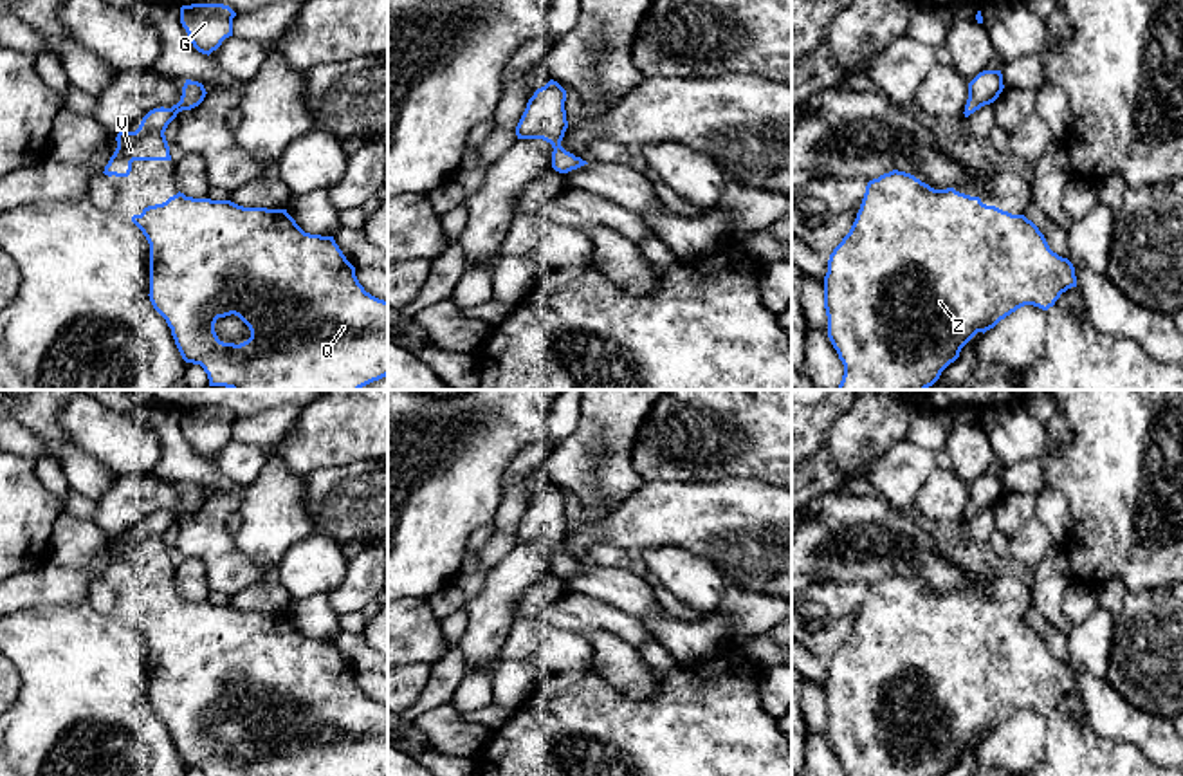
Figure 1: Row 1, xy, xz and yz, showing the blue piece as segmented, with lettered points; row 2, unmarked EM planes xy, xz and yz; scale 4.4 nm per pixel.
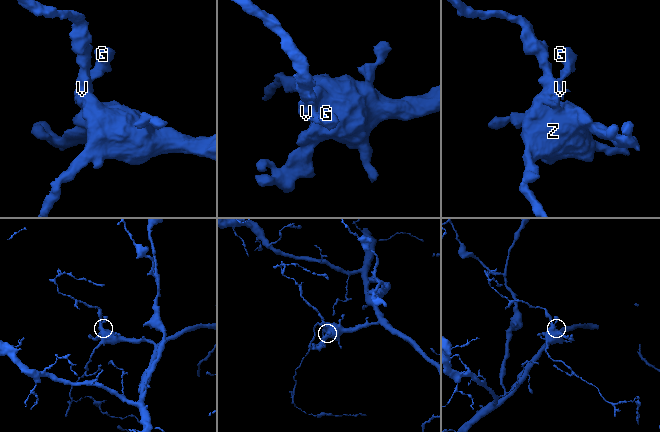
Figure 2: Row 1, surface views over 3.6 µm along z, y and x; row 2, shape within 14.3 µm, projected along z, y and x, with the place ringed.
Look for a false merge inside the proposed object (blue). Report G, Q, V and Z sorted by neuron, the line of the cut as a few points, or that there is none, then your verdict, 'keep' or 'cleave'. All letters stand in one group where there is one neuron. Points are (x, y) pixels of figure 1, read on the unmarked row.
groups G Q V Z; cut none; keep

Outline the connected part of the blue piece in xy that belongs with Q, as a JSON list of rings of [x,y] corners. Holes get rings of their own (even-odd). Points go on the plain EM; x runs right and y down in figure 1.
[[[177,597],[170,601],[162,608],[148,610],[142,614],[141,619],[133,619],[132,626],[142,635],[150,648],[150,706],[153,713],[166,724],[168,731],[171,733],[171,740],[175,744],[175,749],[186,767],[200,769],[204,776],[388,776],[388,706],[379,704],[364,695],[364,691],[359,688],[355,680],[355,671],[346,664],[339,650],[335,648],[334,641],[321,641],[321,639],[310,639],[305,637],[296,624],[287,617],[287,614],[267,614],[267,612],[243,612],[231,605],[211,605],[211,603],[193,603],[186,601],[184,597]],[[225,720],[238,720],[251,734],[251,742],[240,749],[234,747],[224,747],[218,744],[215,736],[215,727],[218,722]]]

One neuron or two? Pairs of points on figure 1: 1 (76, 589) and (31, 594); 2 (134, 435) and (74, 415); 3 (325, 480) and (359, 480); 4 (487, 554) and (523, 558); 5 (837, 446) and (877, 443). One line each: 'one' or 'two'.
1: one
2: one
3: one
4: two
5: one

